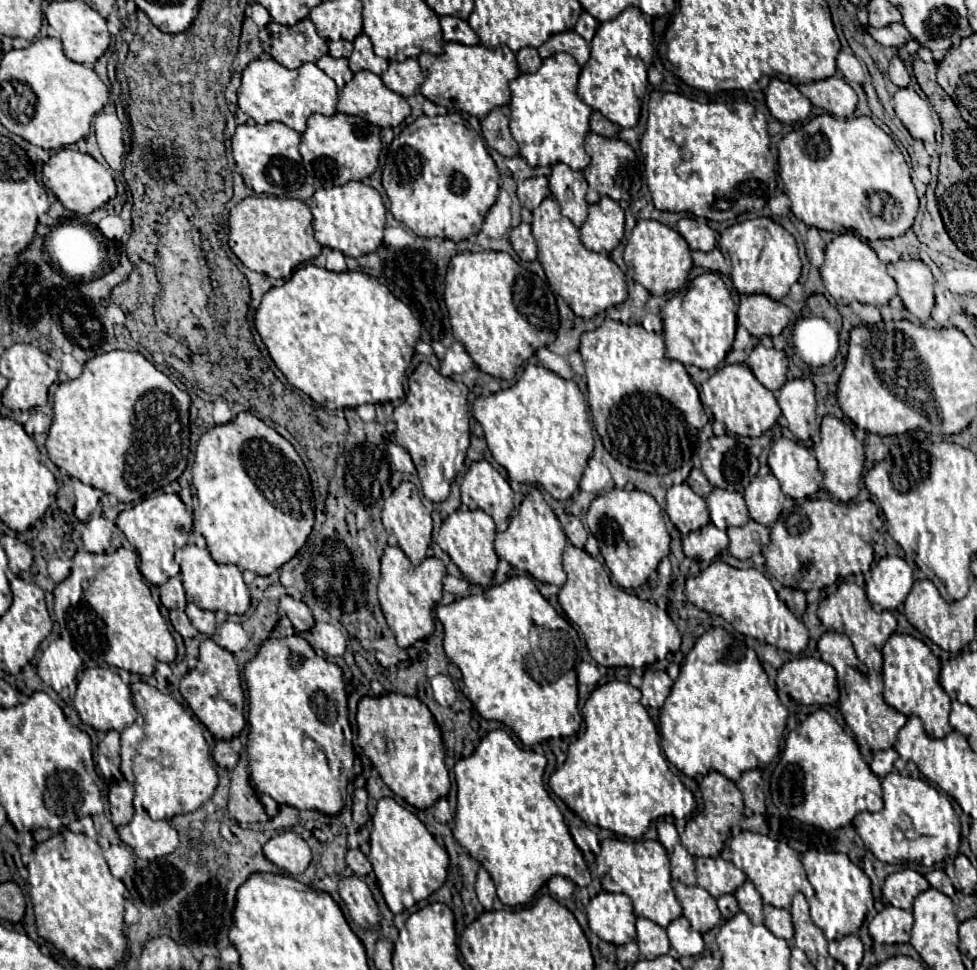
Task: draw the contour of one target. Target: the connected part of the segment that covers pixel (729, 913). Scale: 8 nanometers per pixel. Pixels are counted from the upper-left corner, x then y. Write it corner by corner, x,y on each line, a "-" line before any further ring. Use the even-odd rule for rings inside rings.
722,895
722,897
718,897
718,909
720,909
720,913
722,913
724,919
732,919
740,911
738,901
734,899
734,895

